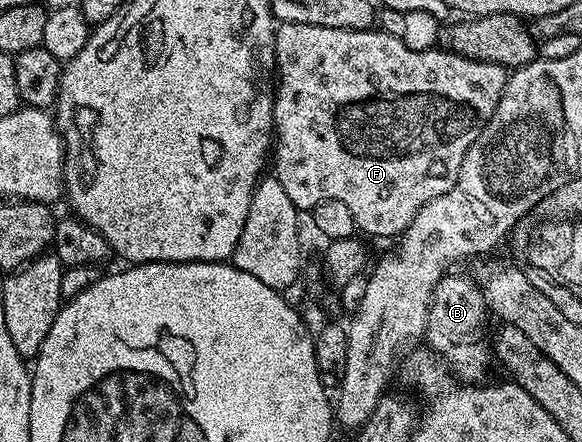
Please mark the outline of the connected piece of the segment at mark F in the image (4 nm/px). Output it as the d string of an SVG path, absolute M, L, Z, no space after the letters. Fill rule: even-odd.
M280 23L276 28L276 70L278 82L274 87L272 101L272 126L274 128L274 174L282 181L282 189L294 201L297 212L308 213L322 201L343 201L350 209L356 222L357 232L368 235L392 235L399 237L418 217L418 213L430 201L442 197L456 183L462 169L462 161L474 141L490 121L498 101L508 84L509 72L497 63L487 63L481 59L467 59L447 49L419 51L410 49L391 30L351 31L350 29L326 29L322 25L302 25L301 23Z

